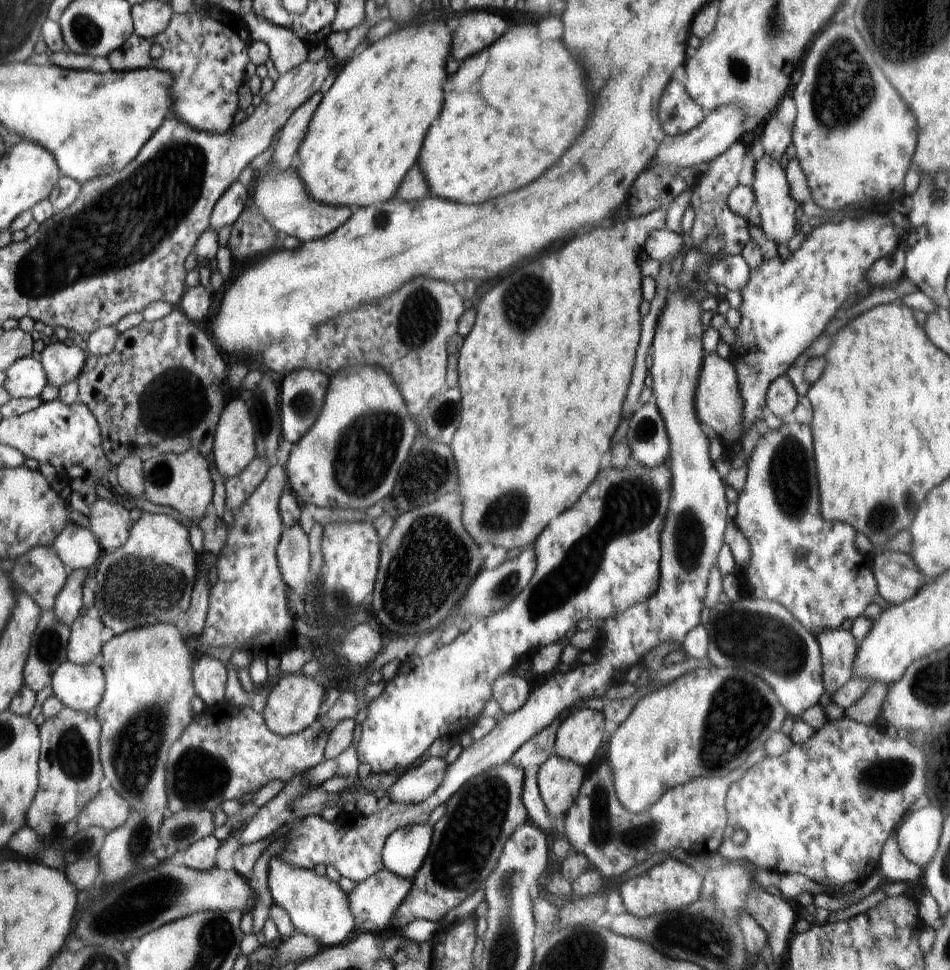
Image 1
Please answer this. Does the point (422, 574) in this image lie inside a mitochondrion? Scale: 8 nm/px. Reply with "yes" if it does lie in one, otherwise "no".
yes

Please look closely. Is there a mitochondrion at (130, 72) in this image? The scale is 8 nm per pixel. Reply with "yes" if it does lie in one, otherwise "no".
no

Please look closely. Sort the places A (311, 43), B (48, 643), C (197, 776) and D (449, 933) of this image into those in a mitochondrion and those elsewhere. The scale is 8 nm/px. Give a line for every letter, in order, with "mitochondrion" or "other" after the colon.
A: other
B: mitochondrion
C: mitochondrion
D: other

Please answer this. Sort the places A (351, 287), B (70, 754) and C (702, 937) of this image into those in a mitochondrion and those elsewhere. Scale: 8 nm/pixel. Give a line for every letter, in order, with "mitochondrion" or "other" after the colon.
A: other
B: mitochondrion
C: mitochondrion

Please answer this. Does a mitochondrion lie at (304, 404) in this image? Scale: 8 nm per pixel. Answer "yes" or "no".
yes

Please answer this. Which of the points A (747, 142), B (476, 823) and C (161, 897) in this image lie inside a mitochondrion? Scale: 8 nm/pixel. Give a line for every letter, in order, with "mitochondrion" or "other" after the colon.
A: other
B: mitochondrion
C: mitochondrion

